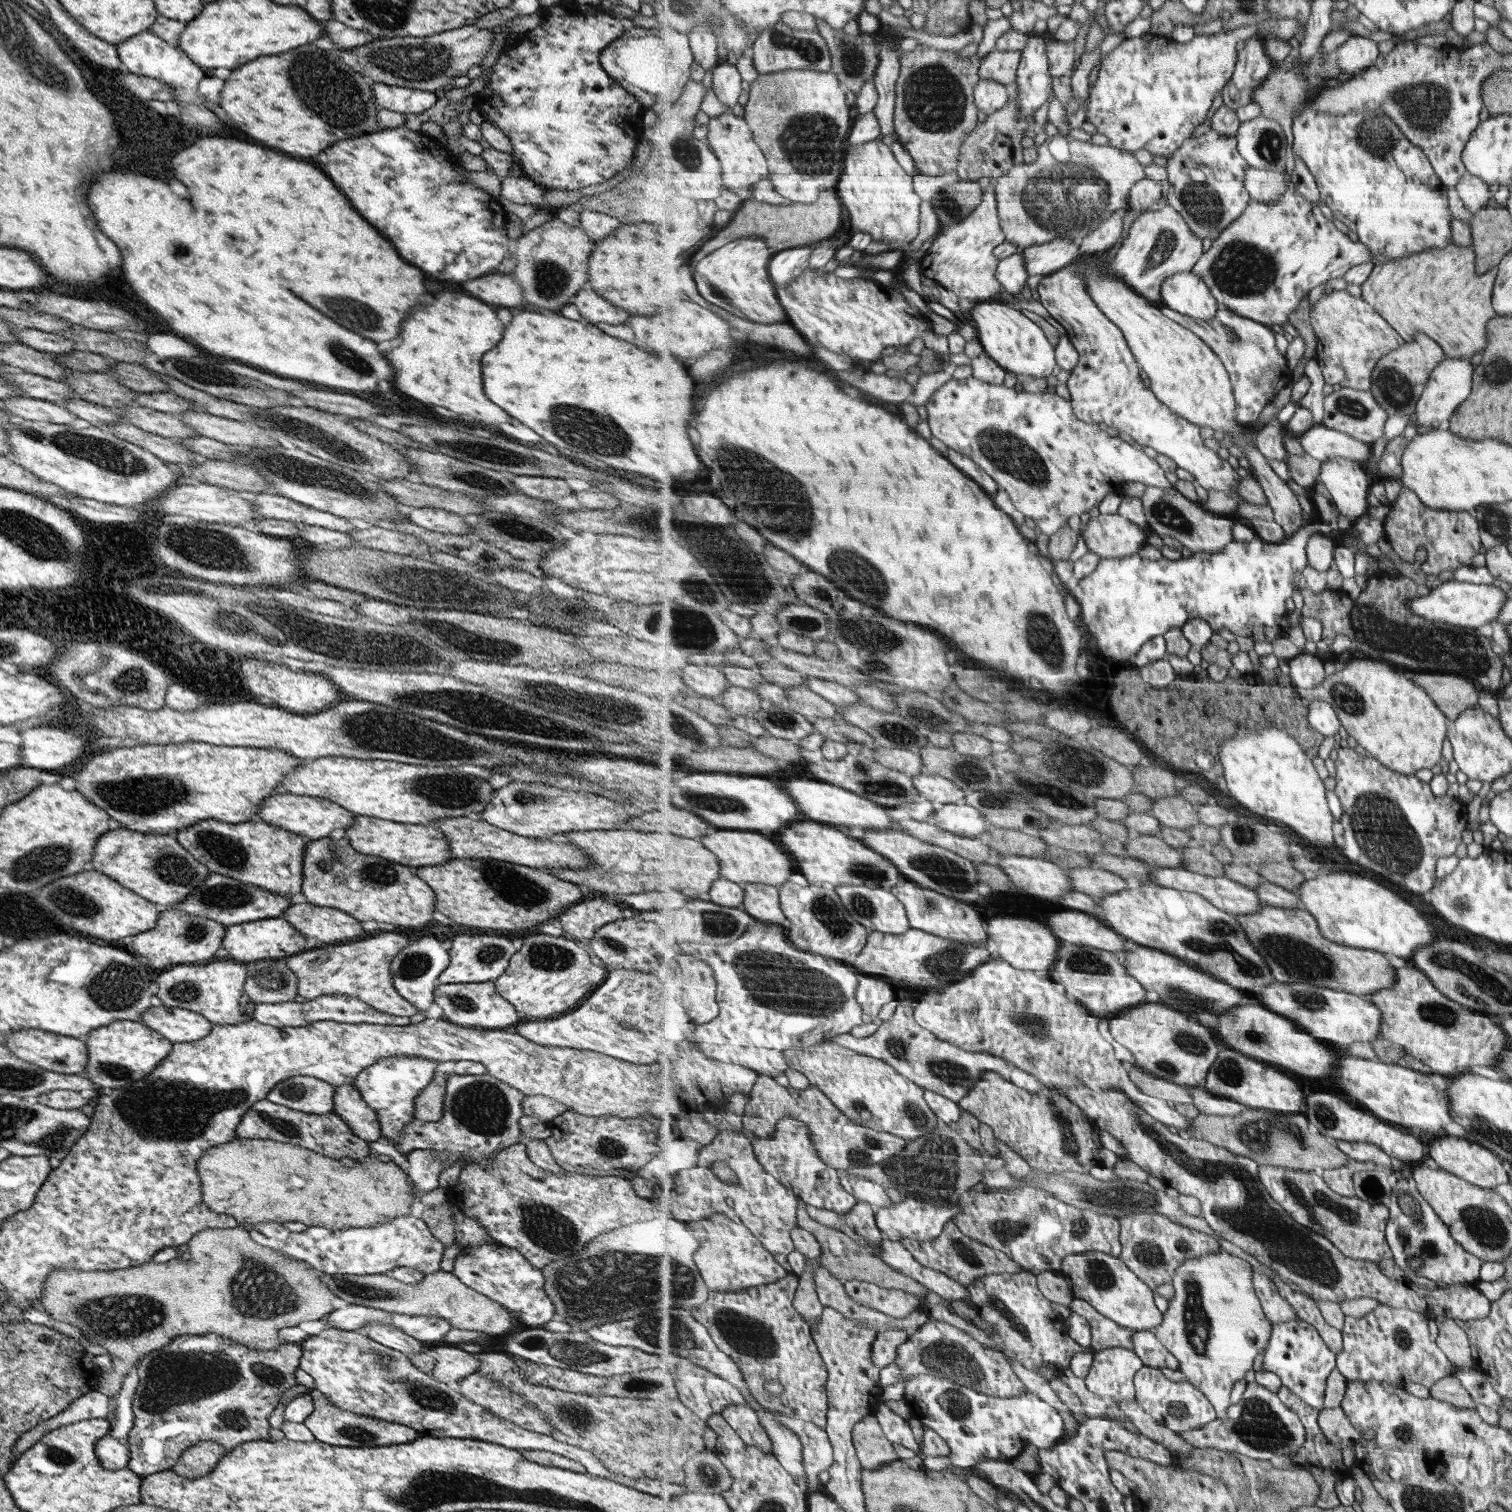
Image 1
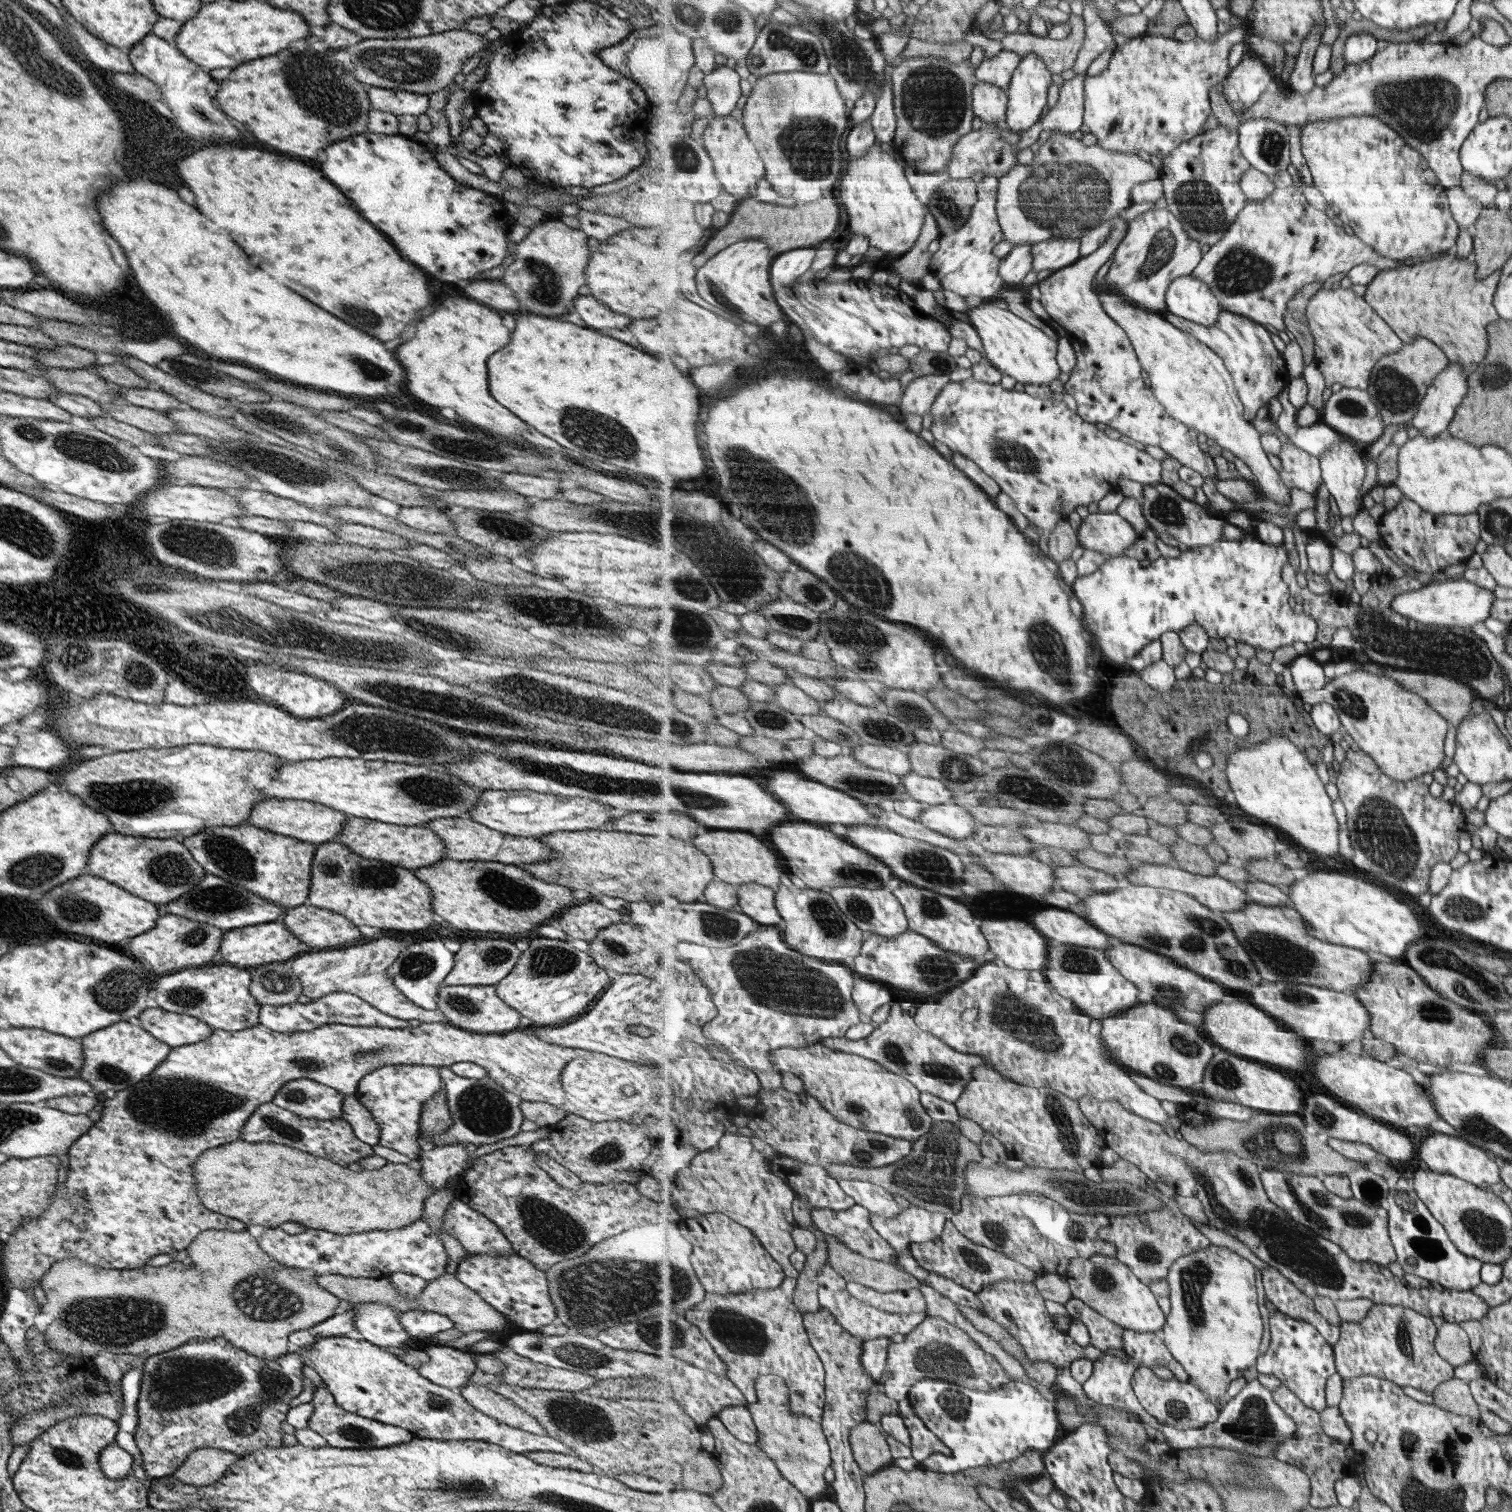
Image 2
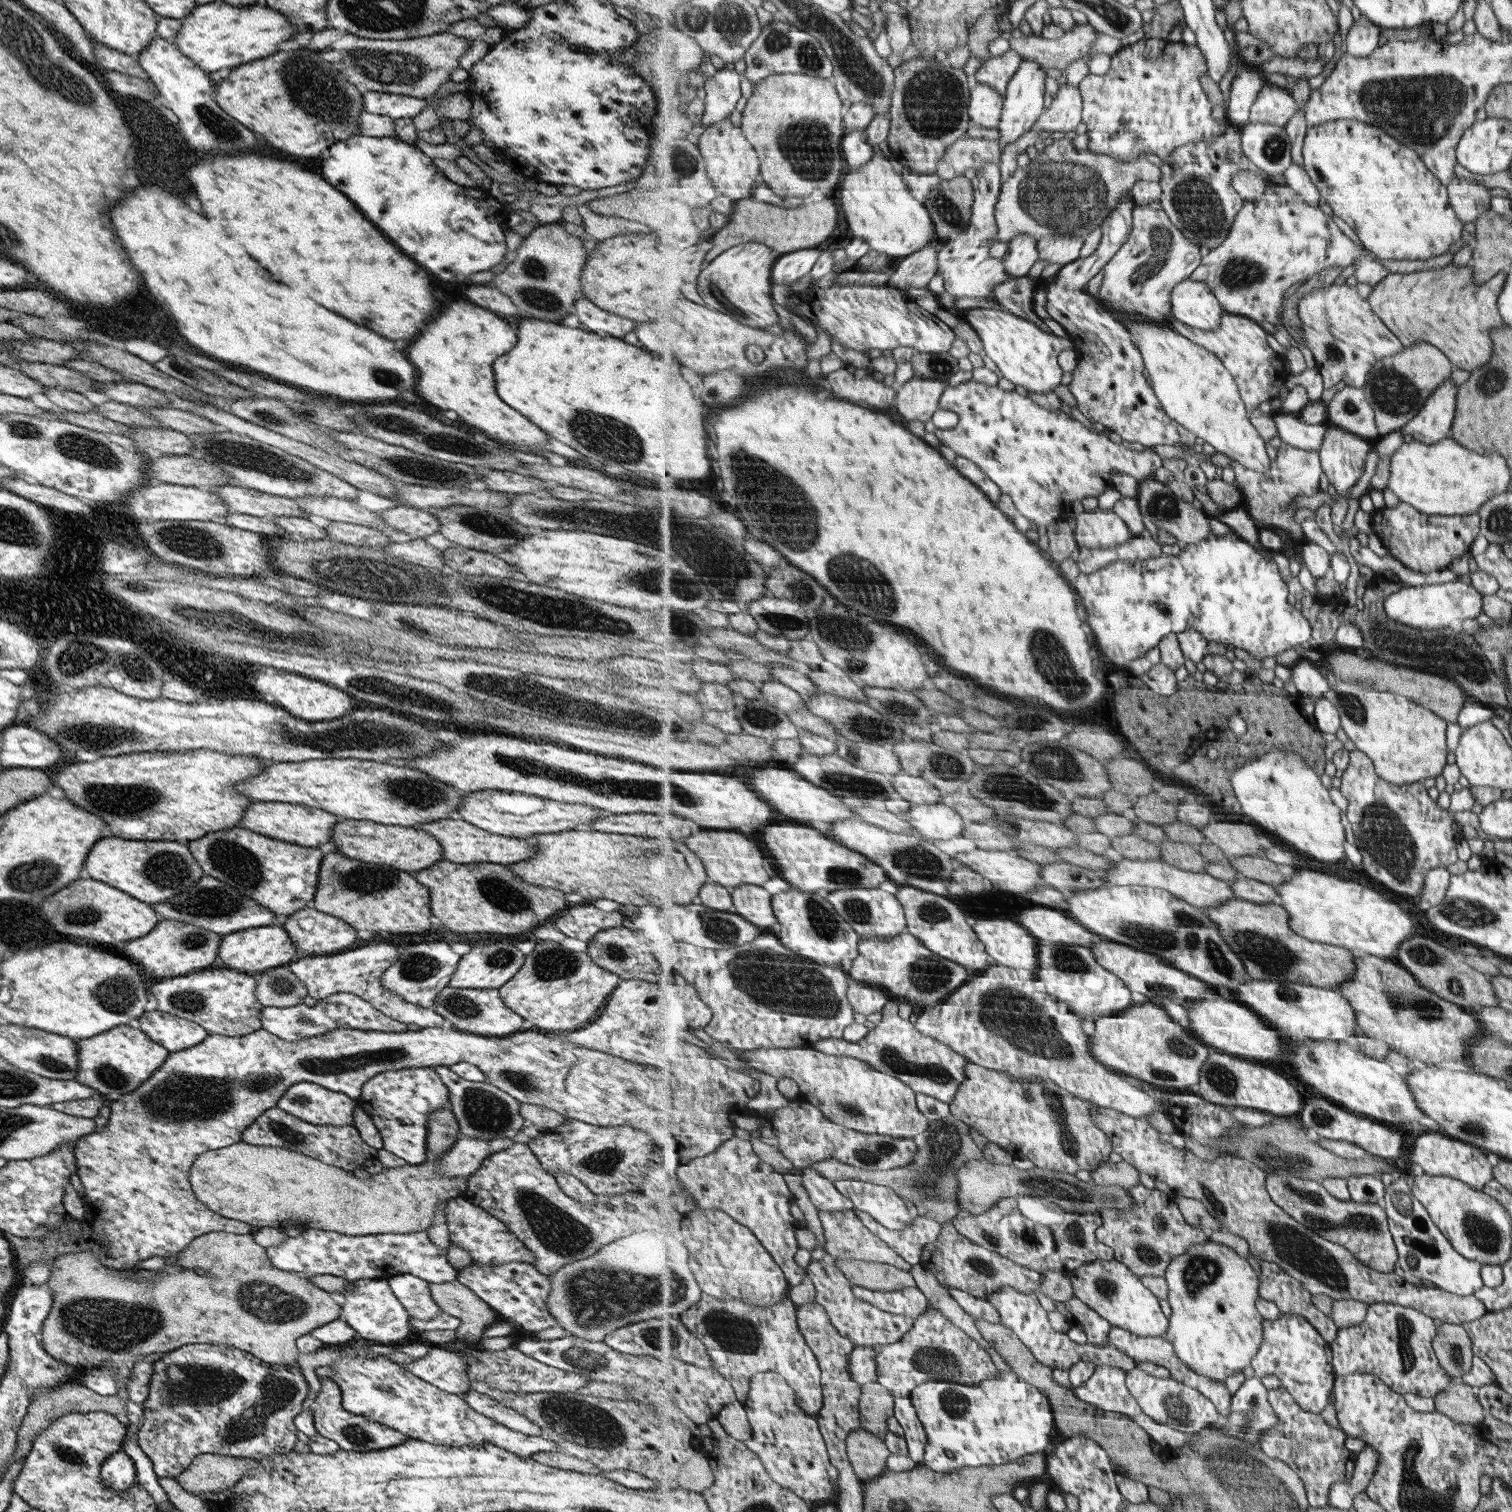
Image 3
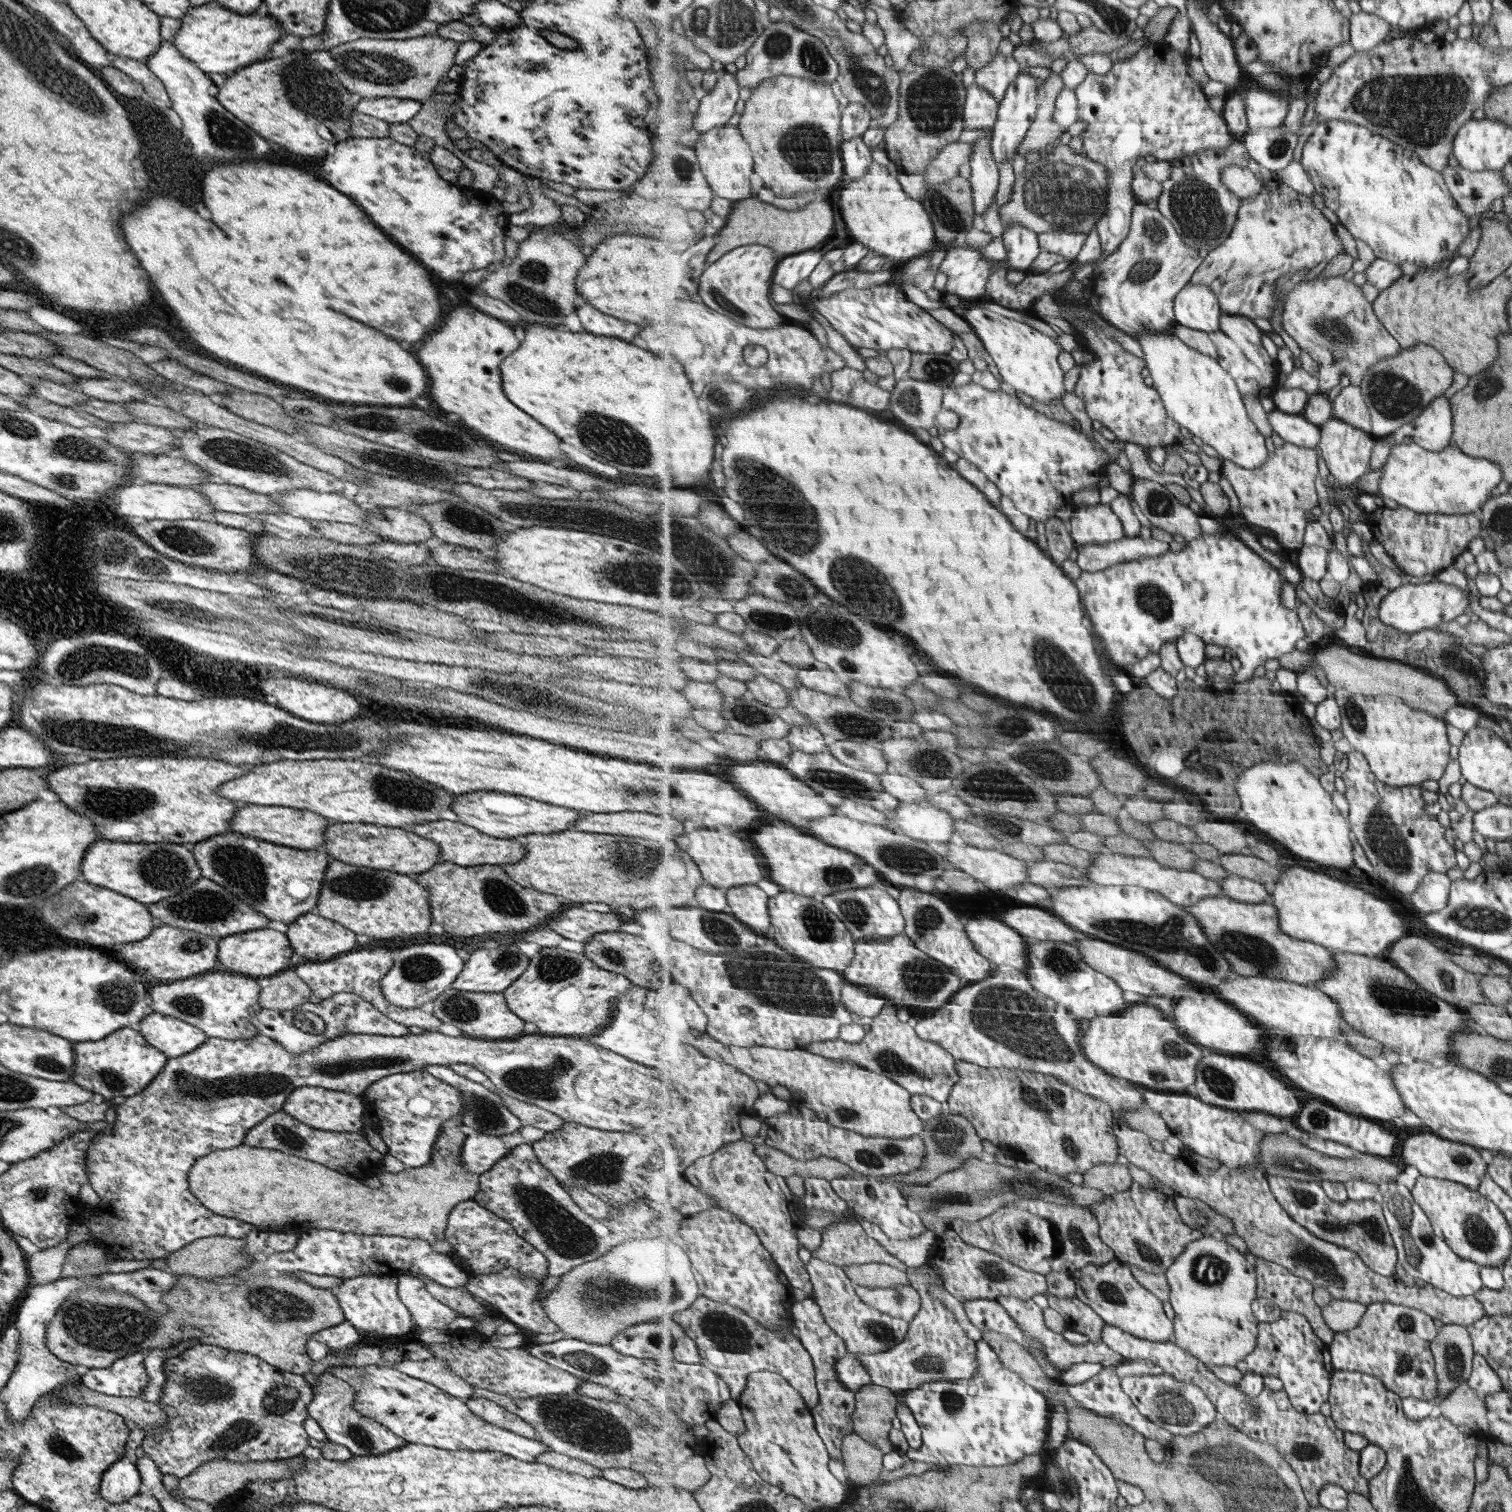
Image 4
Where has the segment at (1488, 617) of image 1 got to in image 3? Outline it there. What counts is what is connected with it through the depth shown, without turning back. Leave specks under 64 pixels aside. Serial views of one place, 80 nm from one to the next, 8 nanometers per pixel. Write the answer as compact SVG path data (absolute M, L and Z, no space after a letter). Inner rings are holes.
M1453 581L1441 584L1403 586L1385 602L1385 612L1391 620L1397 620L1409 628L1421 630L1441 629L1458 626L1469 619L1479 619L1483 615L1484 594L1472 583Z

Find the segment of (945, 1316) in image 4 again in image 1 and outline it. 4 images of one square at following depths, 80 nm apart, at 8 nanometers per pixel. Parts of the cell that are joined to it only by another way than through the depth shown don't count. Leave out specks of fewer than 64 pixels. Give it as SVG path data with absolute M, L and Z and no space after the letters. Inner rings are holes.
M930 1319L918 1331L913 1331L908 1342L898 1348L895 1364L902 1368L904 1380L883 1388L882 1398L885 1400L904 1400L904 1382L913 1375L922 1374L953 1379L959 1385L969 1386L977 1392L1001 1398L1011 1398L1028 1390L1013 1365L1009 1364L1005 1354L979 1342L966 1330L937 1319Z

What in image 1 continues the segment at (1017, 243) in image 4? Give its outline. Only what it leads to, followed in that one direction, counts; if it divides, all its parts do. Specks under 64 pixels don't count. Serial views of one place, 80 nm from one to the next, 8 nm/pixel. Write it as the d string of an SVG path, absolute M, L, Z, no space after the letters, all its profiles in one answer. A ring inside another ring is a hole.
M1017 252L1000 261L996 274L997 280L1001 281L1004 290L1009 291L1011 296L1015 295L1020 298L1030 275L1027 273L1027 263L1025 263L1023 256L1025 255L1022 252Z

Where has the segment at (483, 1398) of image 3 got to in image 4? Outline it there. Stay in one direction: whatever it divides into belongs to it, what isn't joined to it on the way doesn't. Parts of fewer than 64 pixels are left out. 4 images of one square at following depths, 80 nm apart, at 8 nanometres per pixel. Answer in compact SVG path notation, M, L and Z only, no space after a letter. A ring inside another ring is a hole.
M471 1397L464 1401L465 1406L485 1422L494 1424L499 1428L504 1428L509 1432L514 1432L519 1436L531 1440L538 1440L538 1434L534 1426L525 1422L522 1418L505 1410L502 1406L483 1397Z

